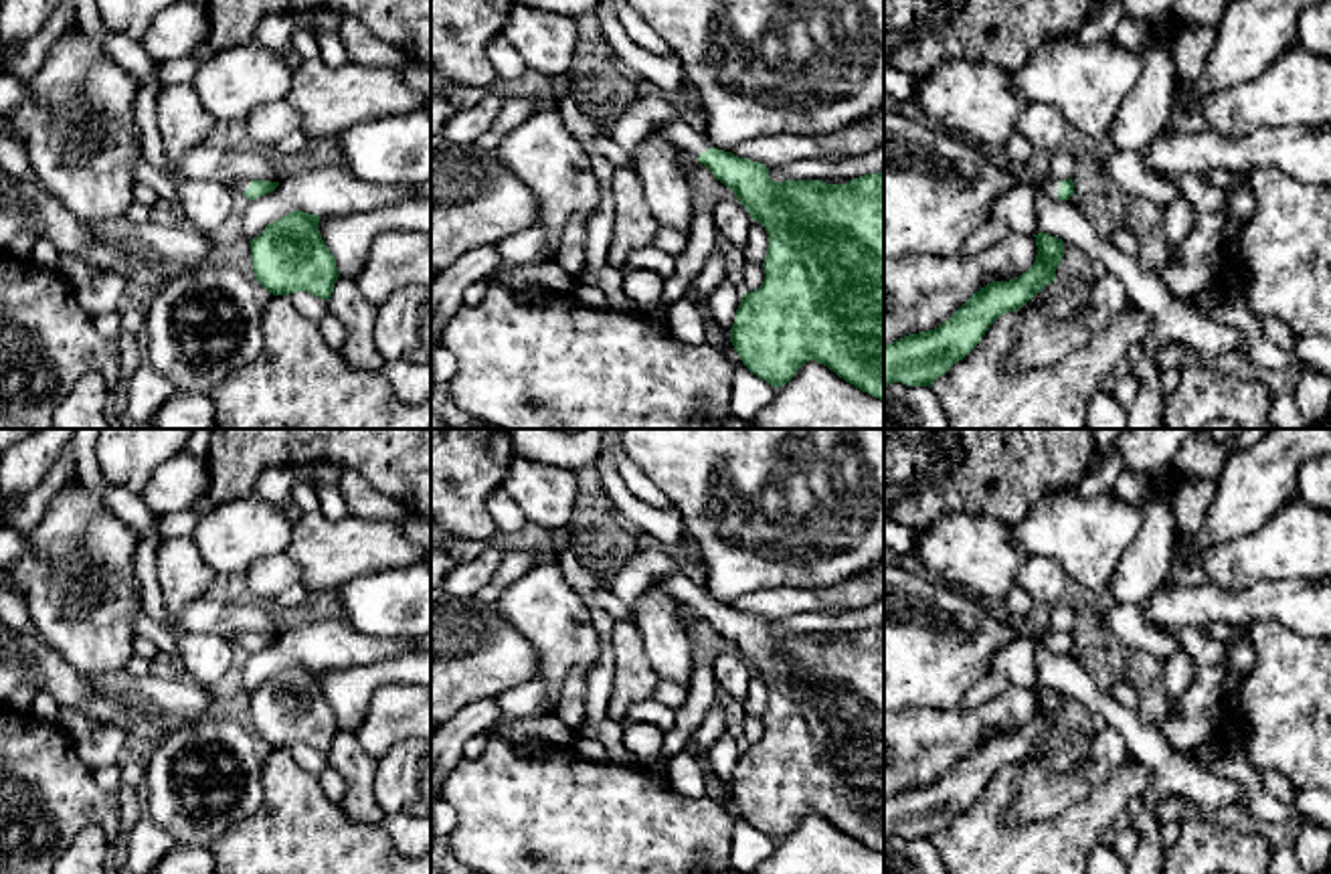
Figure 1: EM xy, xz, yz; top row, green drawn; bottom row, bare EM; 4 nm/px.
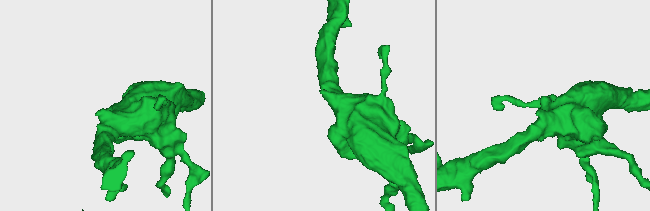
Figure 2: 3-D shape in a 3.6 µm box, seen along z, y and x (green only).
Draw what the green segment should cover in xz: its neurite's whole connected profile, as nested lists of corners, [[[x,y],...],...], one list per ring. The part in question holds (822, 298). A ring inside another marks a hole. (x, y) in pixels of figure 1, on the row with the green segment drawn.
[[[680,117],[653,127],[728,186],[769,235],[765,281],[742,293],[730,330],[742,364],[779,388],[805,362],[815,360],[862,392],[884,401],[884,170],[846,184],[775,182],[765,164],[714,148],[704,132]]]

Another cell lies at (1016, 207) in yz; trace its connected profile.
[[[1017,184],[1003,190],[991,204],[991,216],[1005,223],[1009,231],[1036,235],[1038,210],[1036,190],[1028,184]]]

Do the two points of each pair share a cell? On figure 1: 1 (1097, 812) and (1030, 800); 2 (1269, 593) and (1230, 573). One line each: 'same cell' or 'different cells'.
1: different cells
2: different cells

